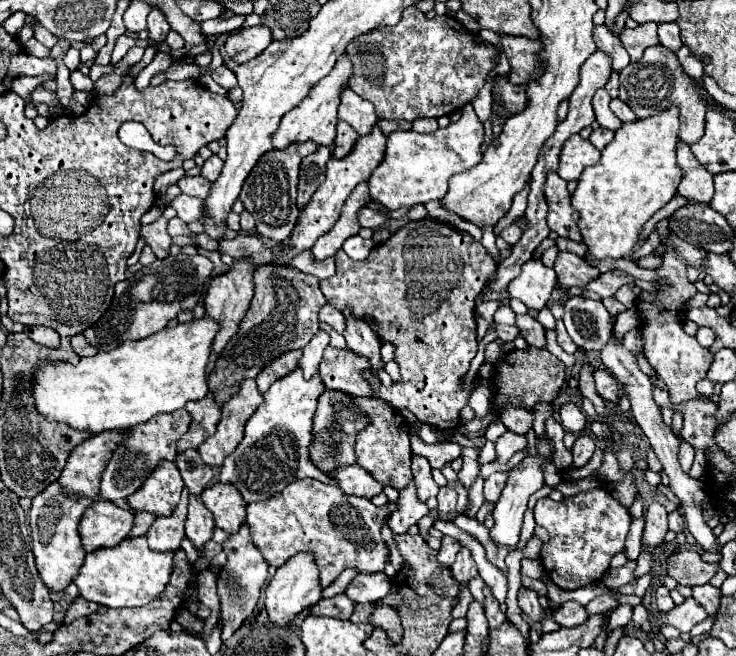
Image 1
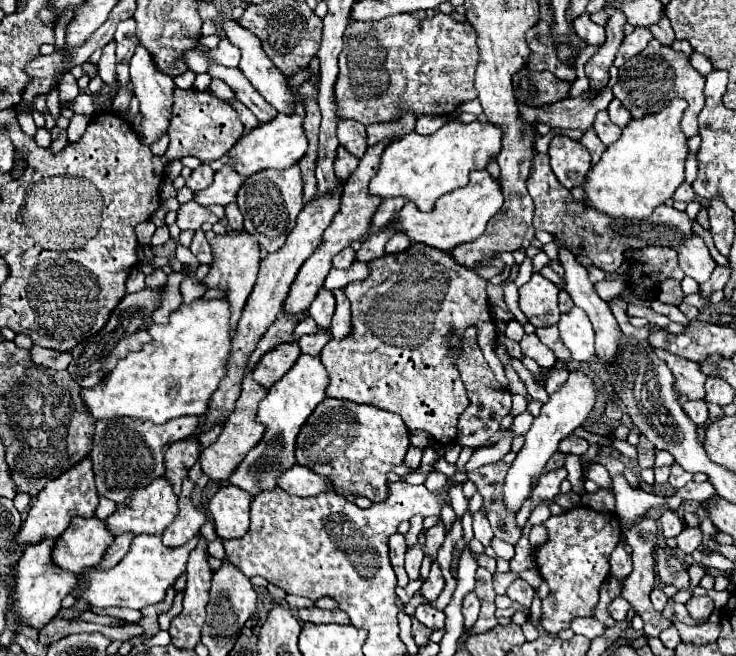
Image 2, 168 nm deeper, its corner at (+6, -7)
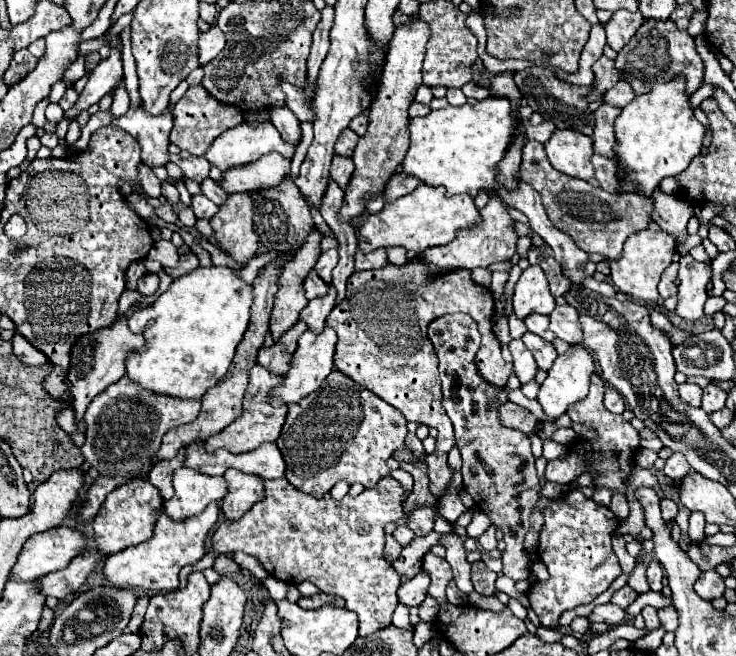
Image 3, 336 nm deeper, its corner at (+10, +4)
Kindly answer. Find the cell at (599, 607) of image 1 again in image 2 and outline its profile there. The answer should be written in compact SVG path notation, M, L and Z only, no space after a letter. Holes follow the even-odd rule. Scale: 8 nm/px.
M617 597L611 605L609 605L609 615L615 619L615 621L623 621L627 617L627 611L631 609L629 601L625 601L623 597Z

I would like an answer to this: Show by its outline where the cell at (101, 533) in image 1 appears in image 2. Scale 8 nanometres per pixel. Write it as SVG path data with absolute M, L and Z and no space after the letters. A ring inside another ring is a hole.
M75 517L67 531L55 539L53 563L65 571L81 573L83 569L95 567L101 561L111 541L113 535L105 527L105 521L97 517Z

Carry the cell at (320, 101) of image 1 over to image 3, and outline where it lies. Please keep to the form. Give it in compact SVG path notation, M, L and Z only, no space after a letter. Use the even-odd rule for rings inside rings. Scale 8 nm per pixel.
M243 122L239 124L237 128L229 130L229 132L223 132L217 140L213 140L209 152L205 154L205 158L215 164L219 170L227 170L231 166L243 166L243 164L249 164L253 160L259 160L259 156L265 156L269 152L279 152L281 156L285 158L291 158L293 152L295 152L295 146L285 142L277 128L273 128L271 122Z

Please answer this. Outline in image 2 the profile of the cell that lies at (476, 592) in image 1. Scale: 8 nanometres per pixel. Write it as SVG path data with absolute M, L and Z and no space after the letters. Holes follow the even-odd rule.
M421 604L417 607L414 617L432 630L445 627L445 617L440 617L440 611L430 604Z

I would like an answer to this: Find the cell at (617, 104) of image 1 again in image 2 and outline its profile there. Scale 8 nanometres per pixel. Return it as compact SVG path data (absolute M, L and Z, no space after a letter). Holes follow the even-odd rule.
M613 99L613 101L609 103L607 113L609 113L611 121L613 121L615 125L619 125L619 127L625 127L625 125L629 123L629 119L631 119L629 111L627 111L627 109L621 105L621 101L619 101L619 99Z

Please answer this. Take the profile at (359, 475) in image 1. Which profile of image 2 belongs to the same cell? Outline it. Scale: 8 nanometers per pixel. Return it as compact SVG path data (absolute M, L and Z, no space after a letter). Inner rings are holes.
M293 465L289 467L289 471L283 471L279 475L279 487L291 495L303 495L303 497L331 491L331 485L325 479L321 479L317 473L301 465Z

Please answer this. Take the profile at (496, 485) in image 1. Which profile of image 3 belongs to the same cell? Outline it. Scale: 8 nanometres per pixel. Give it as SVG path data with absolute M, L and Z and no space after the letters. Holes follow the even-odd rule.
M489 526L489 528L479 536L479 544L481 544L485 550L493 550L493 548L497 548L497 540L495 540L495 526Z

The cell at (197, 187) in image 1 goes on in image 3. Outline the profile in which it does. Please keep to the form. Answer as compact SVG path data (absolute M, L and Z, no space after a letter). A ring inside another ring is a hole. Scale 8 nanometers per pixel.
M273 152L269 156L261 156L261 160L247 164L245 168L227 168L223 178L217 182L227 194L235 192L251 192L265 186L277 186L285 174L289 174L291 160Z

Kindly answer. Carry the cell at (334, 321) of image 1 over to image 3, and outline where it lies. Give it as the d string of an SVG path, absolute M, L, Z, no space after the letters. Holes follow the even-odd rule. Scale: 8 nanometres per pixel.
M311 270L309 276L305 278L305 296L307 296L307 300L325 296L325 292L329 292L329 284L325 284L325 282L317 276L317 272Z

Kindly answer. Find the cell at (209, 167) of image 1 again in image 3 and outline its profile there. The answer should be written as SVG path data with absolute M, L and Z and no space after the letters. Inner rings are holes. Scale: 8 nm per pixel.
M169 153L169 157L170 161L175 162L183 170L185 178L191 178L191 180L201 184L209 176L209 162L207 162L207 158L189 156L189 158L183 160L181 156L172 153Z

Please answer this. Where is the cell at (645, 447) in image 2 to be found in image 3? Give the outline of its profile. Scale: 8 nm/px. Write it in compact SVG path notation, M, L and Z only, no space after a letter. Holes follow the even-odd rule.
M647 428L639 430L639 438L641 438L641 444L639 444L641 448L649 448L649 450L655 450L655 452L659 452L663 448L661 440L657 440L657 436L653 436L653 432L649 432Z

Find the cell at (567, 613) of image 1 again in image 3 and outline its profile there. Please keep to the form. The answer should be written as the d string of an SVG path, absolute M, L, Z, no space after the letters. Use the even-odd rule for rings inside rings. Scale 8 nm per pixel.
M603 604L603 606L595 606L595 610L587 616L589 622L605 622L609 626L617 626L625 620L625 610L615 606L615 604Z

